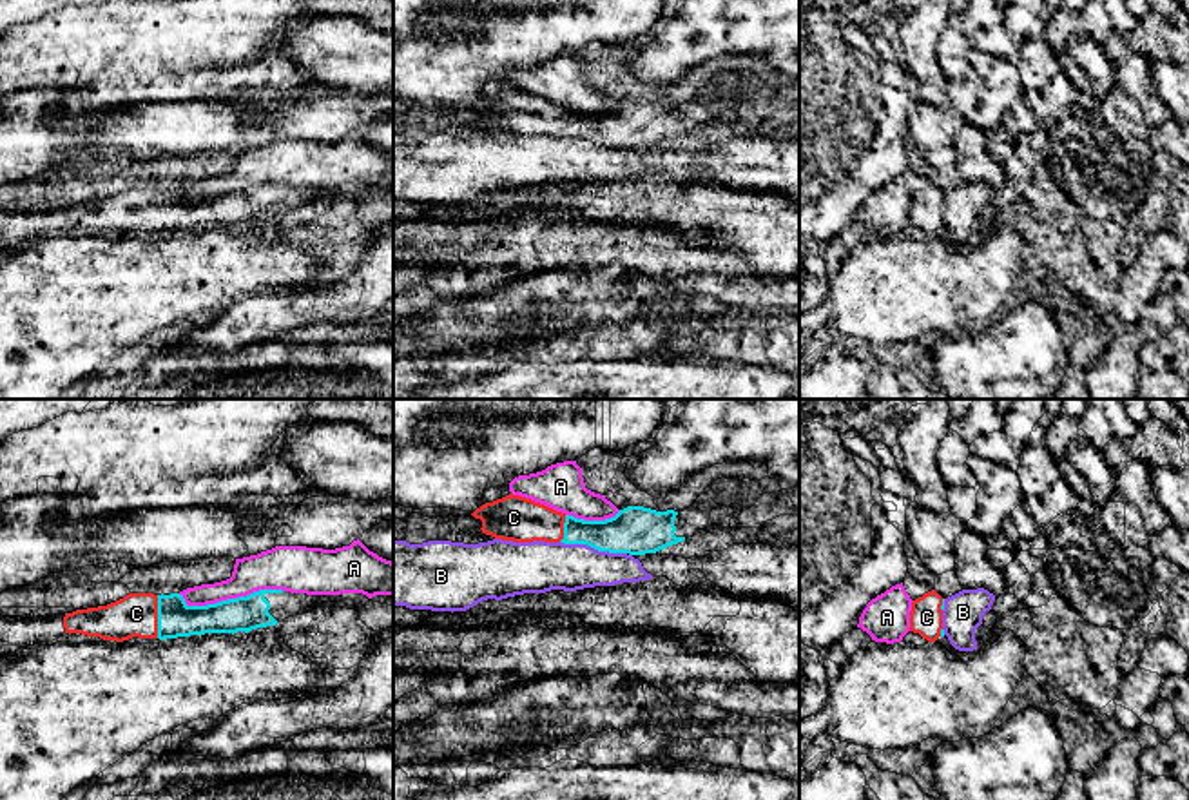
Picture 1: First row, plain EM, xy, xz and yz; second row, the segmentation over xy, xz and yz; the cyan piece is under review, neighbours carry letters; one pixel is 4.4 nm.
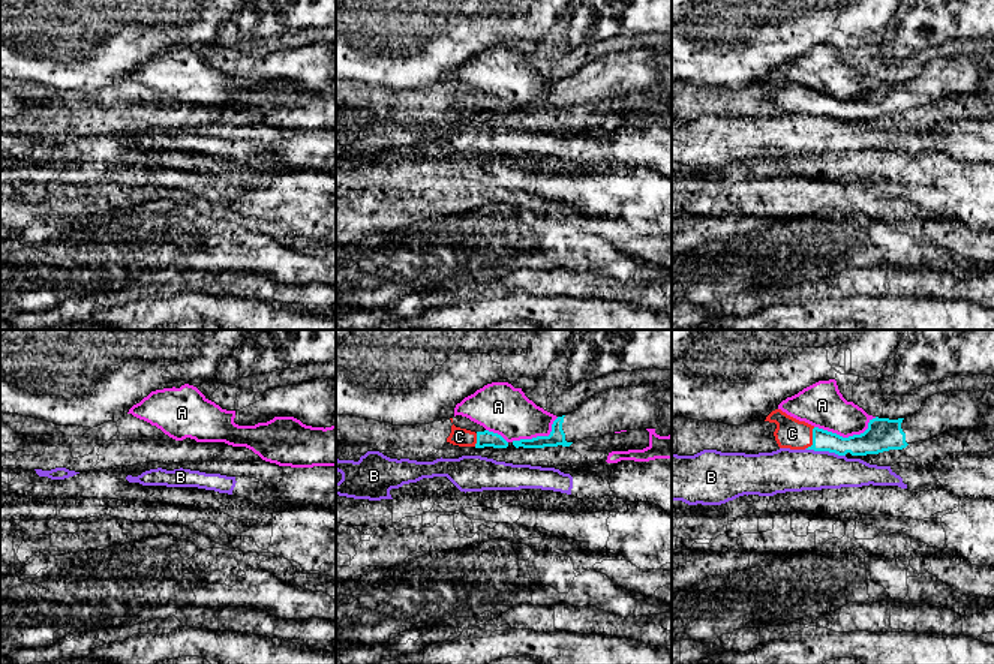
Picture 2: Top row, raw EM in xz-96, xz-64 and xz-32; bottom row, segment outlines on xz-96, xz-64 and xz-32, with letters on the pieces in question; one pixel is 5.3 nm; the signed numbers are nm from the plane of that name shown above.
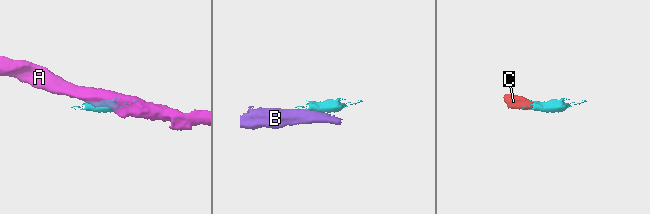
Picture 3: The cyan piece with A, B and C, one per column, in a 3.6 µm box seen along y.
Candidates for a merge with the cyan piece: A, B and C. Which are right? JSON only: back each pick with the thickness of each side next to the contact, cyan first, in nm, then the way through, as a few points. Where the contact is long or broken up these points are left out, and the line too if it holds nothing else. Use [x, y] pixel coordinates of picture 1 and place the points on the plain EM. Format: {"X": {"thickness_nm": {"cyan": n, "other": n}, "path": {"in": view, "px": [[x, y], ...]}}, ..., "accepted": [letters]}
{"C": {"thickness_nm": {"cyan": 160, "other": 190}, "path": {"in": "xy", "px": [[174, 213], [158, 211], [136, 207]]}}, "accepted": ["C"]}

